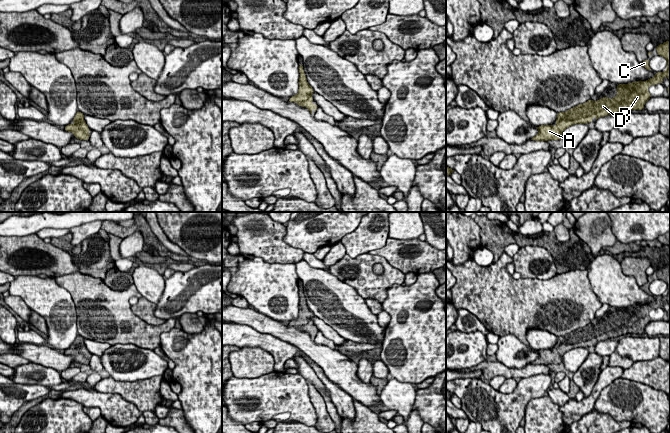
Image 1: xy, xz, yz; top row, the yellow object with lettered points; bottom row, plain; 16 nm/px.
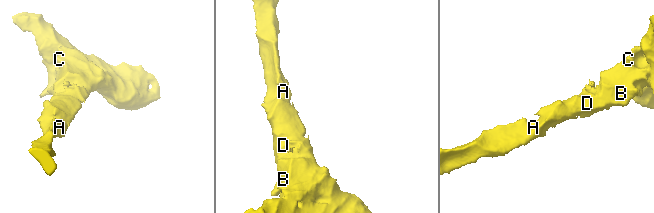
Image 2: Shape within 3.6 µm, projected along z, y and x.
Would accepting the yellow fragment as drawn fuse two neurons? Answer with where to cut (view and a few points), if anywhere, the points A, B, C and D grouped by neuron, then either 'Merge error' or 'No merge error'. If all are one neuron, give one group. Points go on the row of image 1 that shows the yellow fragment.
No split. Groups: A B C D. No merge error

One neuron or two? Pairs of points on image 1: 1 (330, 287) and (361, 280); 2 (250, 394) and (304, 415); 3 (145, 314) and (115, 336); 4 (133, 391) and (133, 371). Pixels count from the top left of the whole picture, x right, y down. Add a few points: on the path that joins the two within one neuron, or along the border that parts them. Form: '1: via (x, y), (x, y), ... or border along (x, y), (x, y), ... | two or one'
1: border along (328, 270), (340, 280), (349, 284), (364, 299) | two
2: via (263, 395), (284, 395), (291, 402) | one
3: border along (130, 305), (130, 309), (147, 323), (163, 324) | two
4: border along (156, 375), (132, 381), (116, 381), (110, 377) | two

